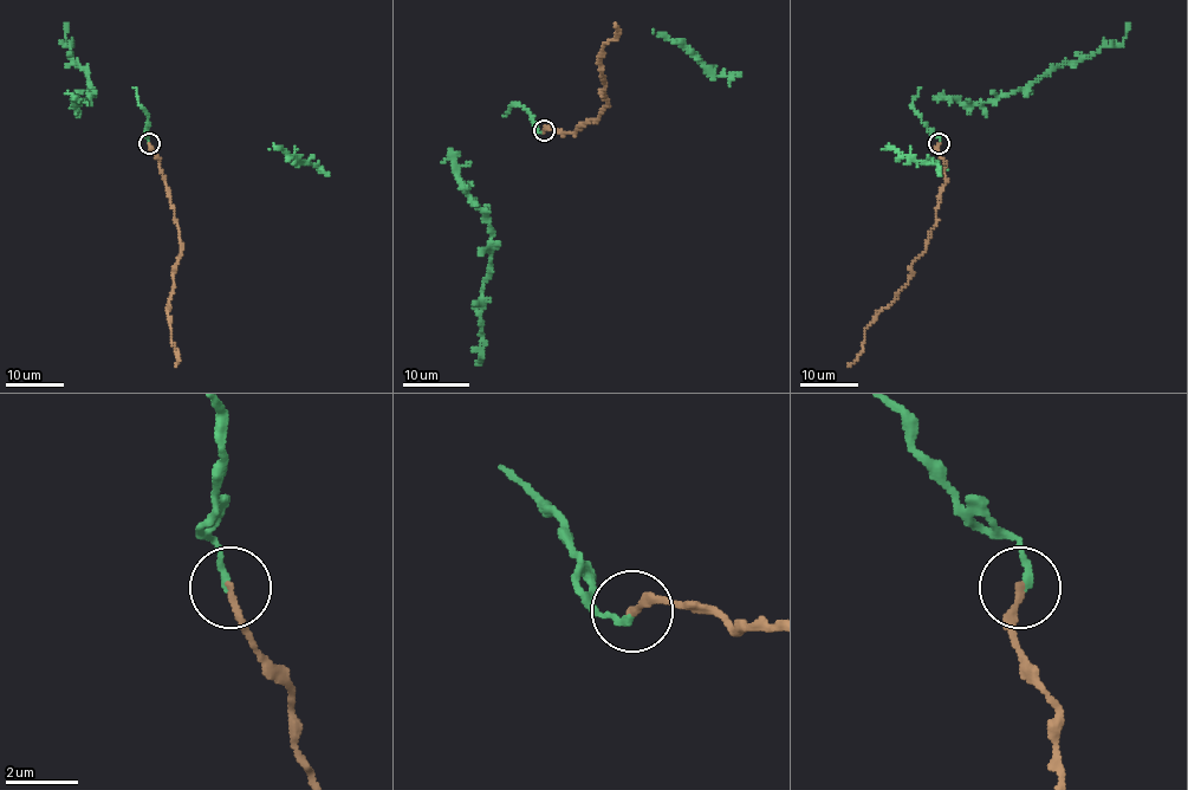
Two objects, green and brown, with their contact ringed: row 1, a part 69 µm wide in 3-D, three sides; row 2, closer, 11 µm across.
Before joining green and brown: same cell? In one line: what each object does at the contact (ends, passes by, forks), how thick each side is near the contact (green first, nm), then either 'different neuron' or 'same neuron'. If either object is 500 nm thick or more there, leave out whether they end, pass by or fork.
green ends there; brown ends there; 190 nm thick on the green side, 180 nm on the other; same neuron

